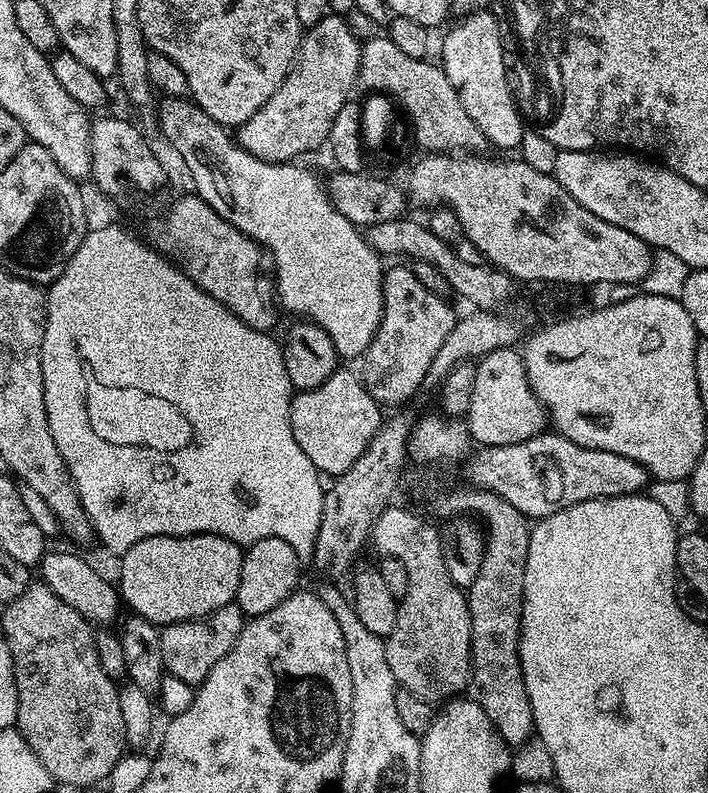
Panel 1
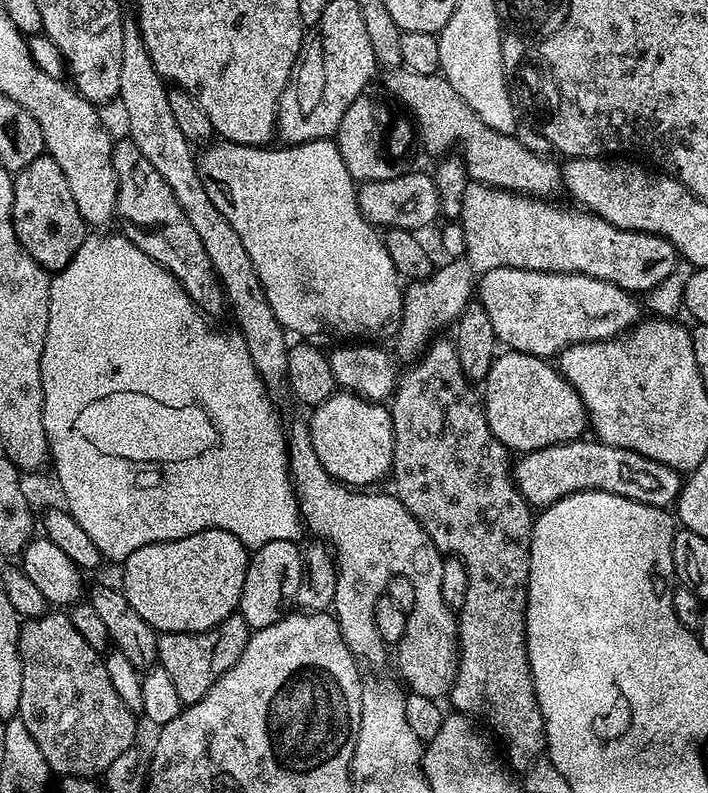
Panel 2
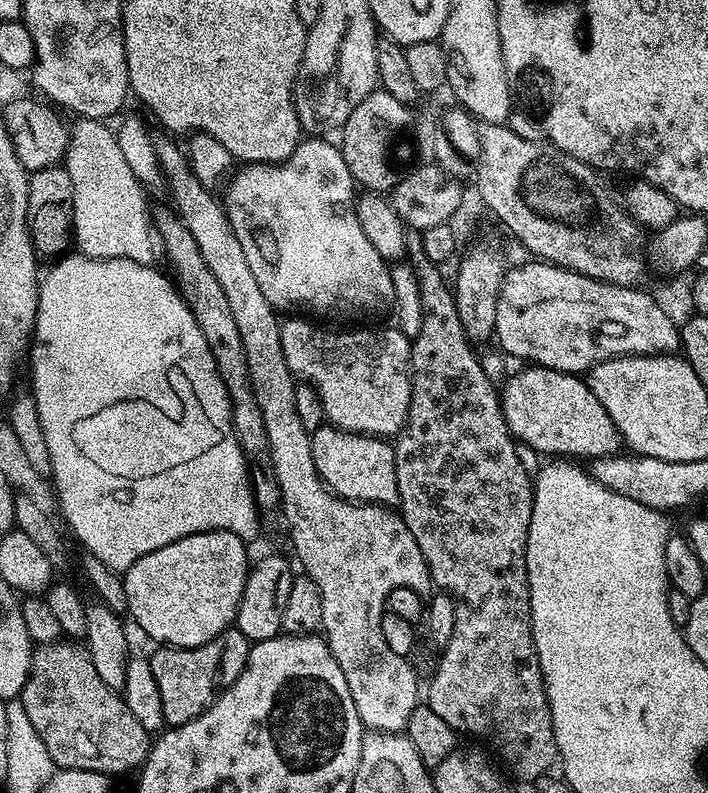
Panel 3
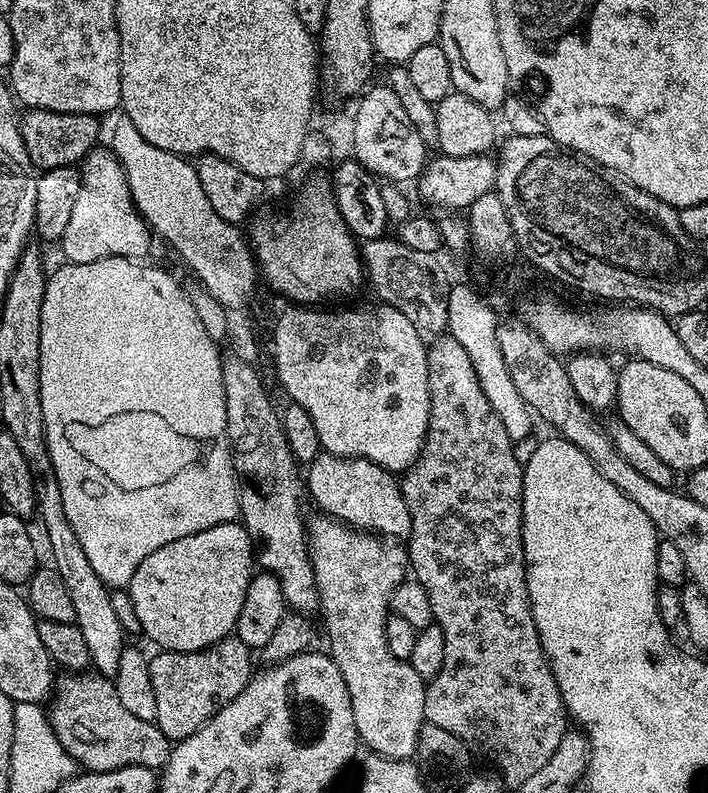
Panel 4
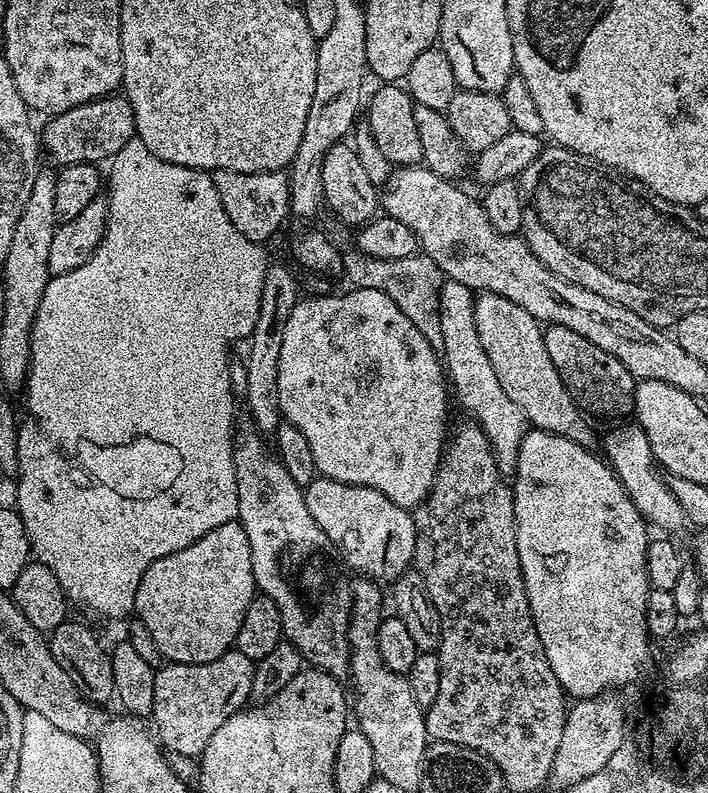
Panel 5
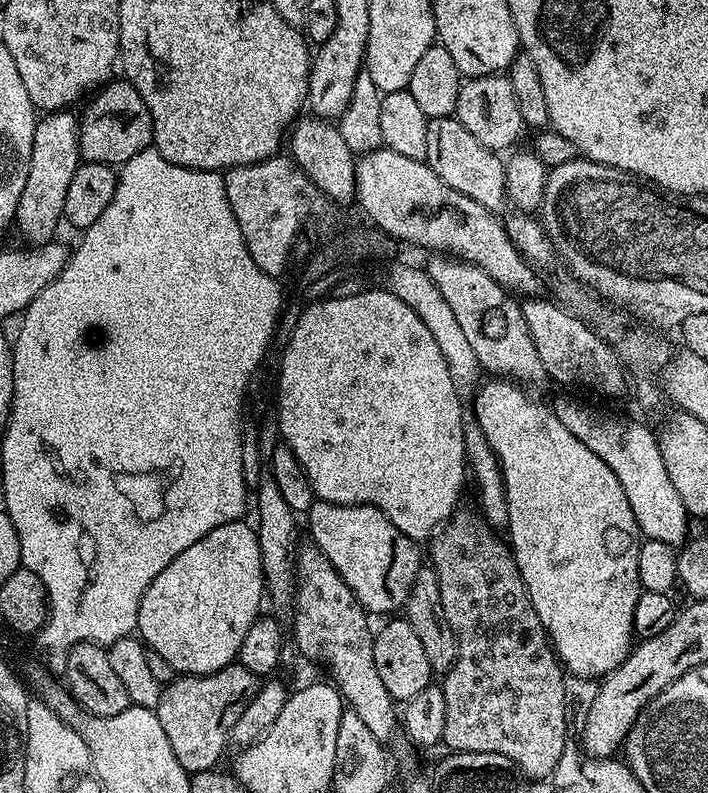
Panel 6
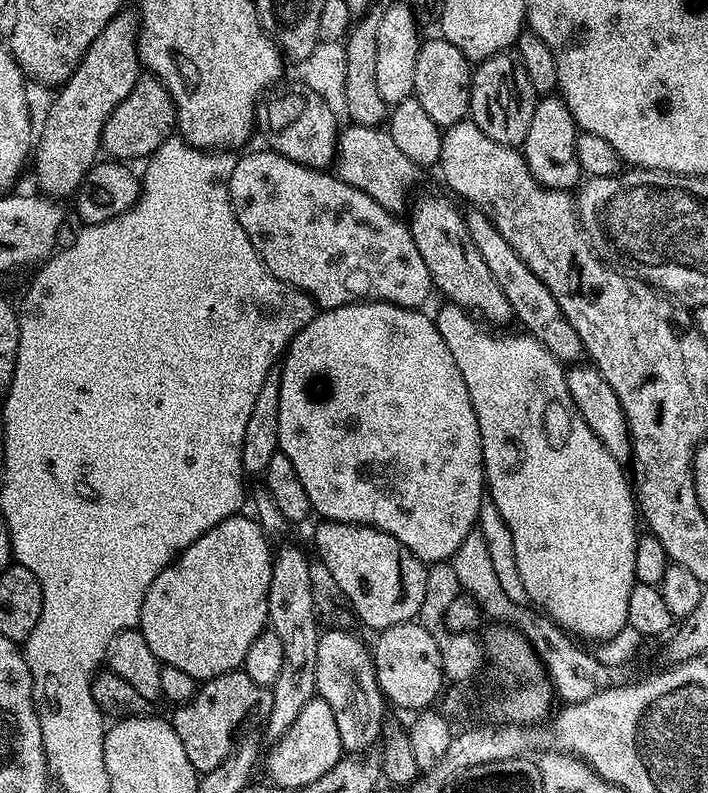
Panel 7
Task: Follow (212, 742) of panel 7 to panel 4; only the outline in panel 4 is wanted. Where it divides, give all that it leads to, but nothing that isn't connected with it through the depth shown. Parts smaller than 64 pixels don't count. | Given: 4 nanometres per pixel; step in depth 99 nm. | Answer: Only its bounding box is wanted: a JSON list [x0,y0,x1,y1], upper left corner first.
[149,634,253,741]

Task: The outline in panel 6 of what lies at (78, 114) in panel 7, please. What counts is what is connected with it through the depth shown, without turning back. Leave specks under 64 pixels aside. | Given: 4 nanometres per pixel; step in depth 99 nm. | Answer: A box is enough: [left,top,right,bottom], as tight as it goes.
[15,110,82,246]

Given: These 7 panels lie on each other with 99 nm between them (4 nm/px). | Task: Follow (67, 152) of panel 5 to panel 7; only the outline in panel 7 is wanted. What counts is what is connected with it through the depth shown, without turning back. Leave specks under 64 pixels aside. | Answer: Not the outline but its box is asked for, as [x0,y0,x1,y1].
[100,74,176,162]

